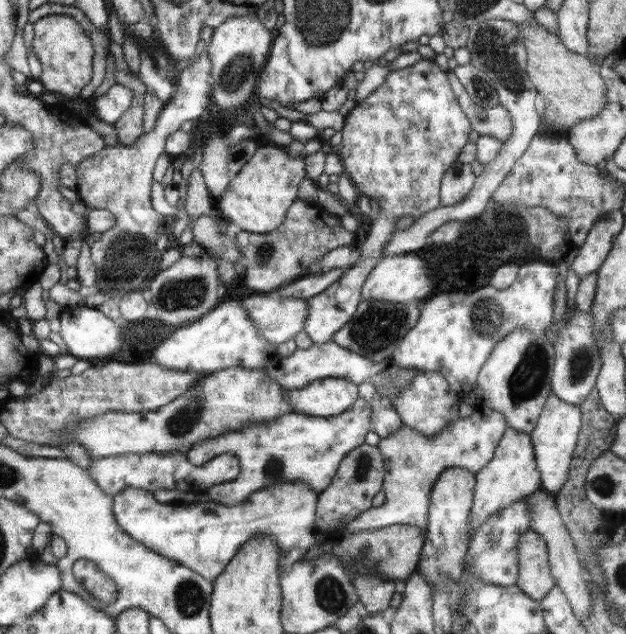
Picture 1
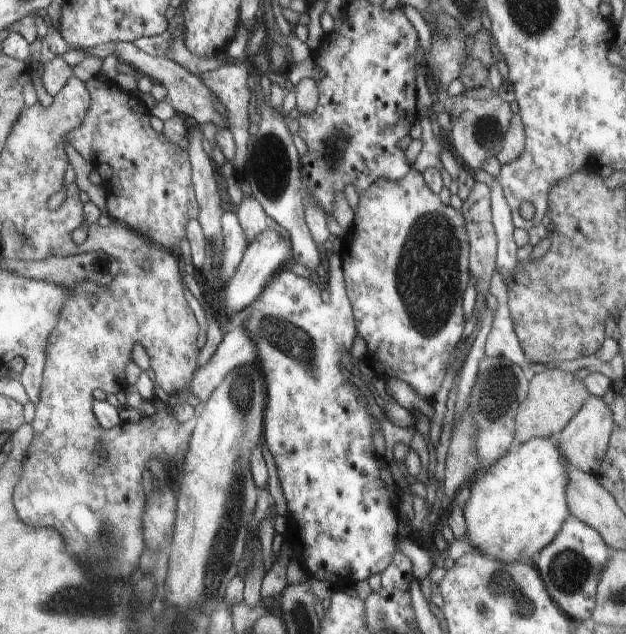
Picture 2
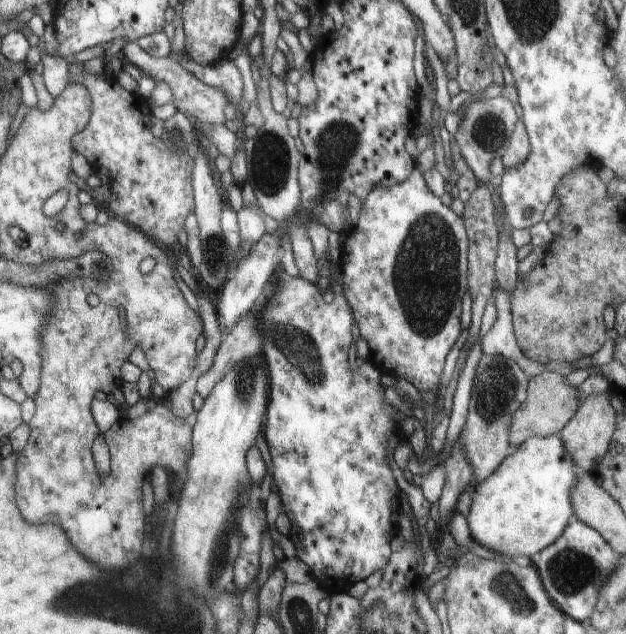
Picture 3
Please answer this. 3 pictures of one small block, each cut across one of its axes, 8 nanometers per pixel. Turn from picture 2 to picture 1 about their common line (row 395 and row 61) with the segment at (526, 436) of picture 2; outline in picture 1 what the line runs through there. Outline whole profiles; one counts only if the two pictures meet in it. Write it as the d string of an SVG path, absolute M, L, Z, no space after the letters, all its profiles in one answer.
M537 22L521 24L523 48L527 50L527 72L535 88L545 100L545 120L547 128L555 126L575 126L581 120L591 120L607 106L607 86L603 76L599 74L597 66L591 64L587 56L575 54L561 44L561 38L547 32Z

